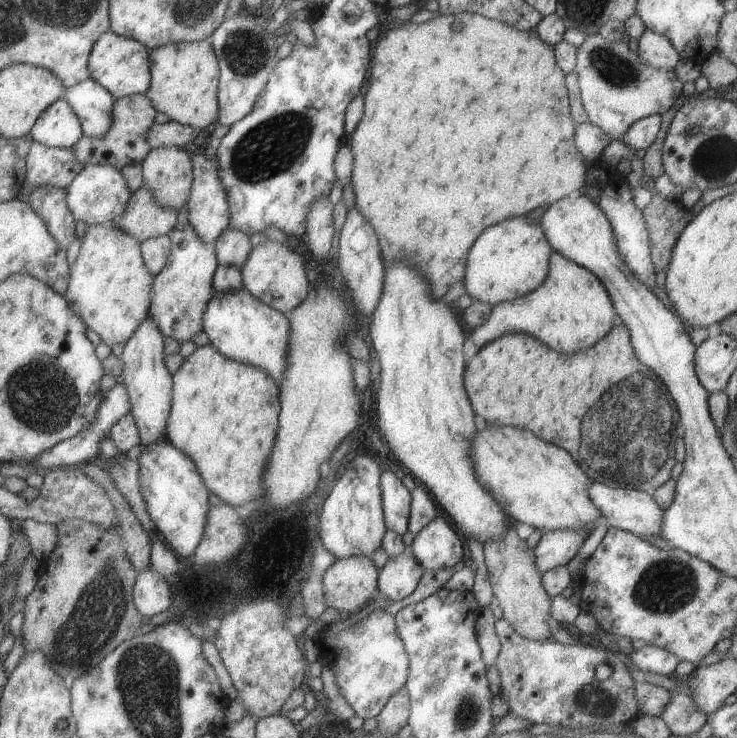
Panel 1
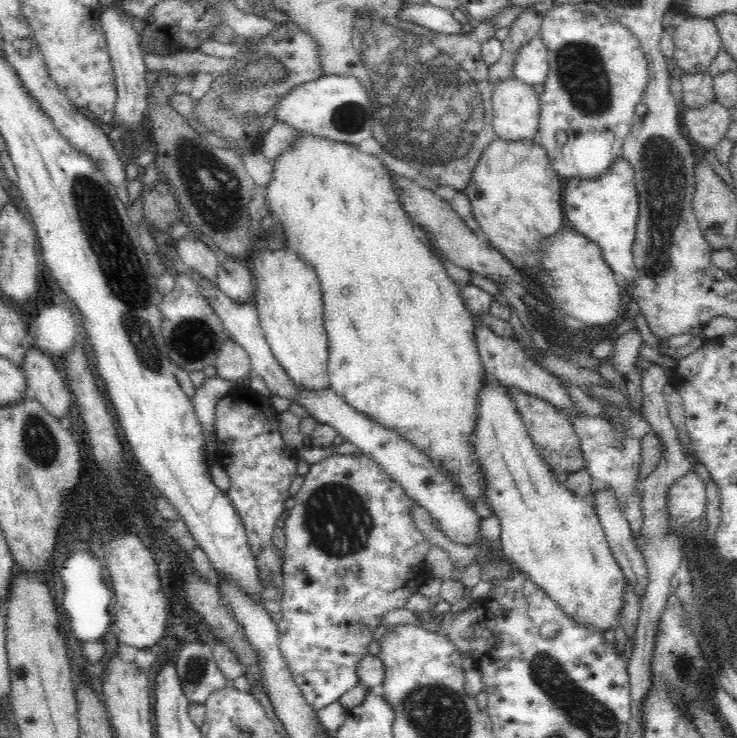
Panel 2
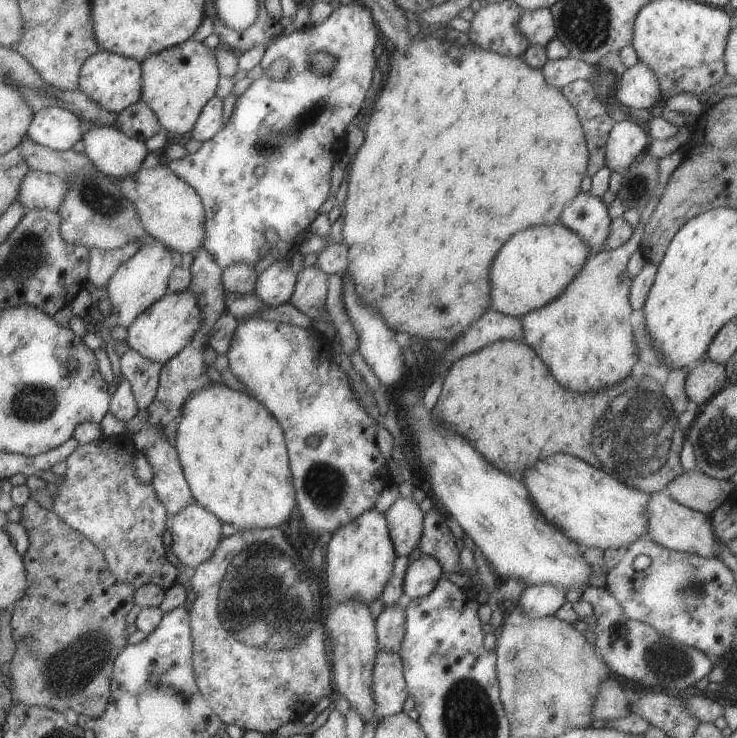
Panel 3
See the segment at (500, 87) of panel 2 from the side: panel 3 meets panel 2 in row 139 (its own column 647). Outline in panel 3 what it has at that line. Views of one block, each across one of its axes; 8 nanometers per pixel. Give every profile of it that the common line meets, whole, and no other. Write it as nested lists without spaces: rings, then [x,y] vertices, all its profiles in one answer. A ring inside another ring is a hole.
[[[656,492],[651,493],[649,502],[645,504],[645,518],[647,518],[647,536],[666,549],[696,554],[703,558],[718,558],[719,542],[711,531],[712,522],[708,515],[695,512],[675,502],[671,497]]]

